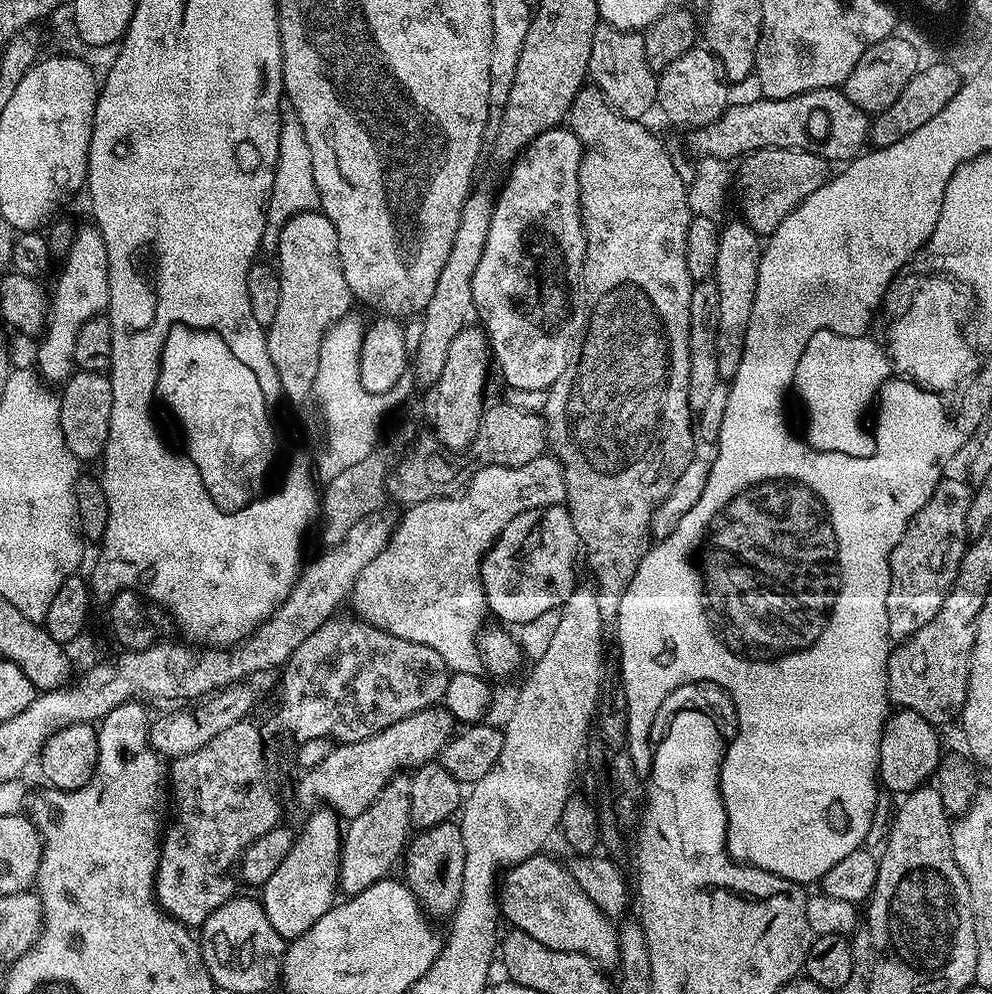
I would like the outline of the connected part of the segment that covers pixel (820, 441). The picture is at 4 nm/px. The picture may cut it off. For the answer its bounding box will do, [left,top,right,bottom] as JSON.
[794,330,894,460]

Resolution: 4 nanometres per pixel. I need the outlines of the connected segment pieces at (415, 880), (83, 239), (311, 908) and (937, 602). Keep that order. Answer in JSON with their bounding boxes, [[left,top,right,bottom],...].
[[402,822,466,918],[36,226,110,382],[262,806,342,942],[888,477,973,641]]

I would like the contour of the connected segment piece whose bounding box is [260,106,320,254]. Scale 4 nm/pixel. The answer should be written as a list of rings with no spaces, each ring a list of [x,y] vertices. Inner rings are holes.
[[[288,106],[280,114],[278,134],[278,166],[274,170],[274,186],[268,191],[268,226],[262,234],[261,249],[275,253],[280,237],[280,228],[294,218],[294,214],[315,212],[320,207],[318,186],[314,184],[314,166],[310,158],[310,146],[306,143],[306,130],[298,114]]]

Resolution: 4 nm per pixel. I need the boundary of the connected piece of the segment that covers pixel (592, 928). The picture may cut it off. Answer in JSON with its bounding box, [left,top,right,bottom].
[498,854,618,962]

